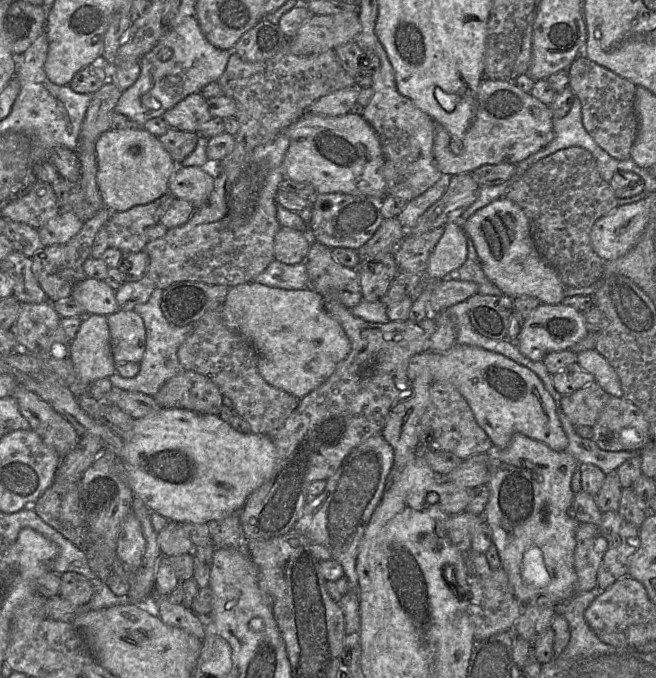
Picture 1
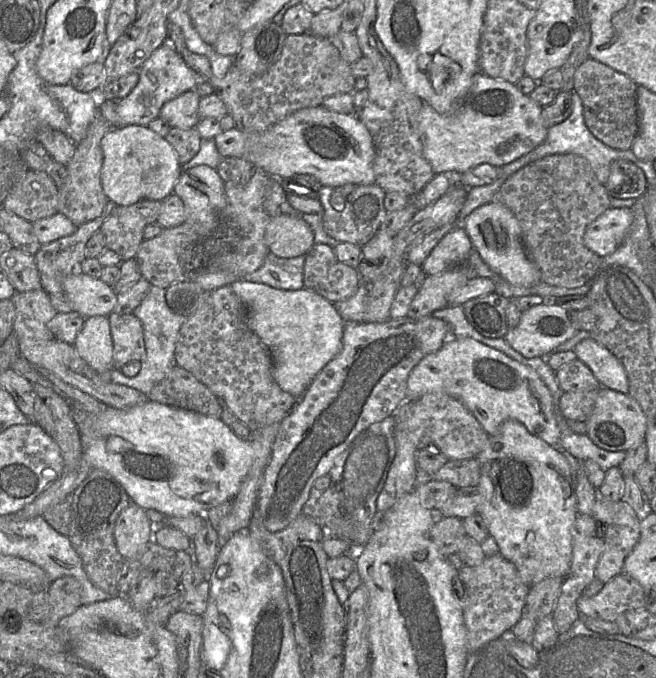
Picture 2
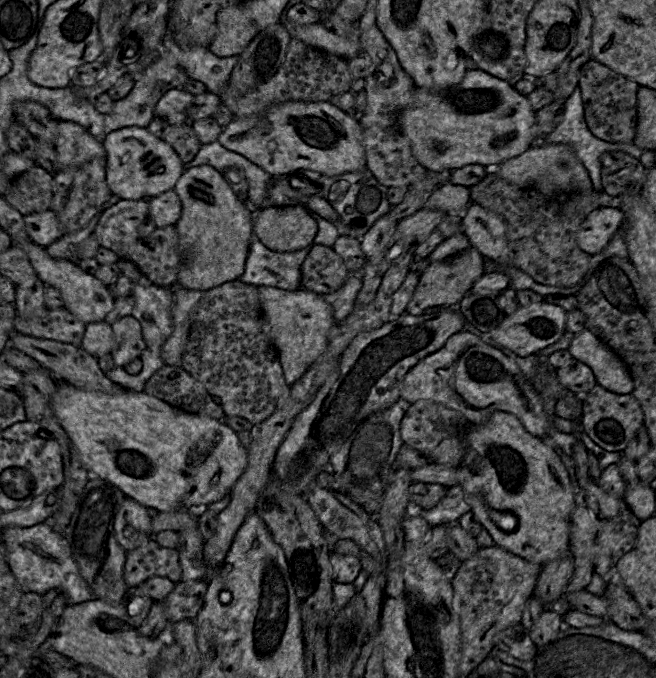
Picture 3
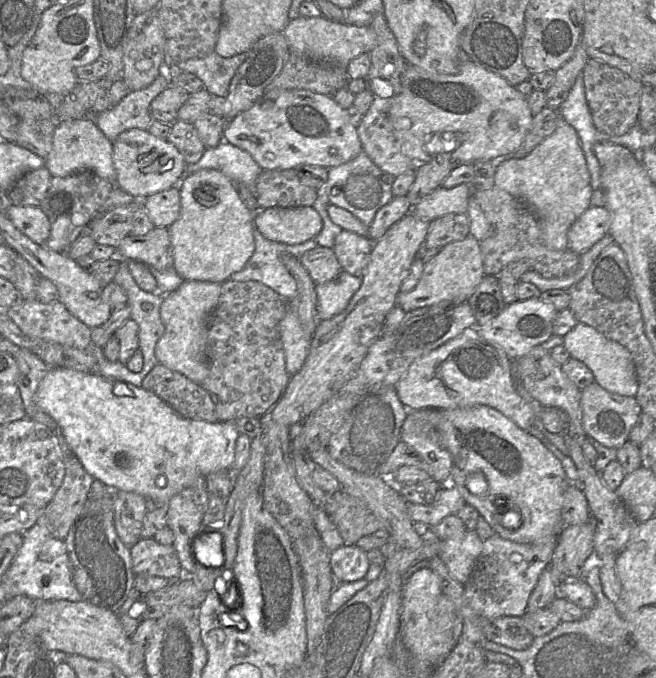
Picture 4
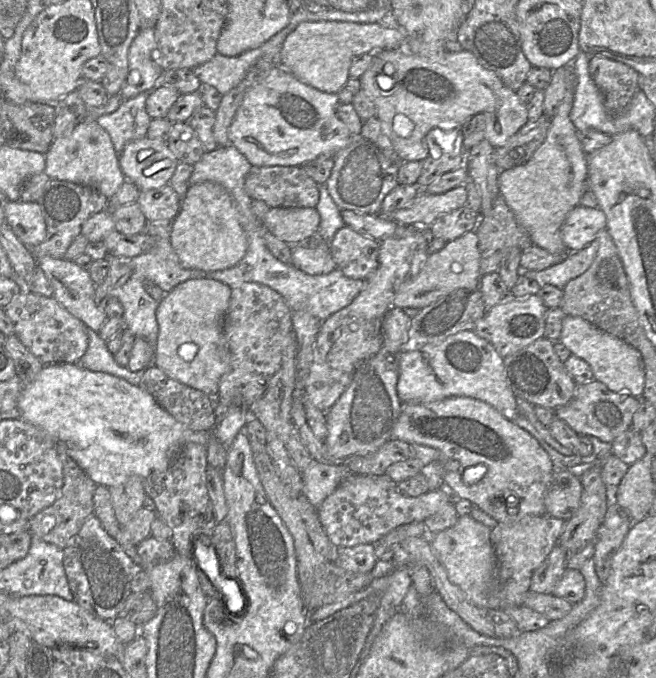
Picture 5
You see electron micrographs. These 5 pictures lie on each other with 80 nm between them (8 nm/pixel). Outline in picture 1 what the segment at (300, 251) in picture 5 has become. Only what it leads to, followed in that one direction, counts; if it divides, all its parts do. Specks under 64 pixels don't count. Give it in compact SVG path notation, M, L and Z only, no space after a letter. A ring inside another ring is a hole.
M312 242L305 260L308 288L324 299L334 299L351 309L363 299L357 269L345 267L332 256L332 249Z

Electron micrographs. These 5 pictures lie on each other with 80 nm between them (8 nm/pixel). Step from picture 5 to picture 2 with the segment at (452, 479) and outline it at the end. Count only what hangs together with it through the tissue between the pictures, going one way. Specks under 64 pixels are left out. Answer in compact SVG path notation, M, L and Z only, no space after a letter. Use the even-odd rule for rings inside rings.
M508 419L501 424L499 432L496 435L490 436L487 446L476 456L476 459L478 460L480 468L480 479L477 487L481 494L481 502L477 513L483 518L489 535L496 541L499 553L516 566L522 580L529 587L546 578L565 578L569 574L572 558L572 527L579 514L577 511L575 486L571 478L570 466L565 456L553 446L529 433L521 422Z

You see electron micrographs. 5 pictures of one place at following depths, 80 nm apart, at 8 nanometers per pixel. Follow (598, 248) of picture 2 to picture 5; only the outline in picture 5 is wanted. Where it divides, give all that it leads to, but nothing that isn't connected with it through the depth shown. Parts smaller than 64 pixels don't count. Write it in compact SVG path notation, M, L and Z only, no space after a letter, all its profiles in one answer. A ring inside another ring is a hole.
M576 206L567 215L561 228L561 238L570 253L582 250L597 238L597 233L606 229L607 219L604 212L599 208Z

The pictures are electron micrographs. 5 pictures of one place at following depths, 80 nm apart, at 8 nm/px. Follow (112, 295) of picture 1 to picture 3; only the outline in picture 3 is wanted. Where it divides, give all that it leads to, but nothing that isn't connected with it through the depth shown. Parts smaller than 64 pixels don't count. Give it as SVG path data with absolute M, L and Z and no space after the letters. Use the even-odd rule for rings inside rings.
M26 241L14 246L19 246L27 254L39 279L45 285L59 290L64 301L64 307L83 323L103 321L112 310L115 298L111 295L108 287L95 278L94 275L82 271L77 263L54 259L49 256L44 247L35 244L33 241Z

